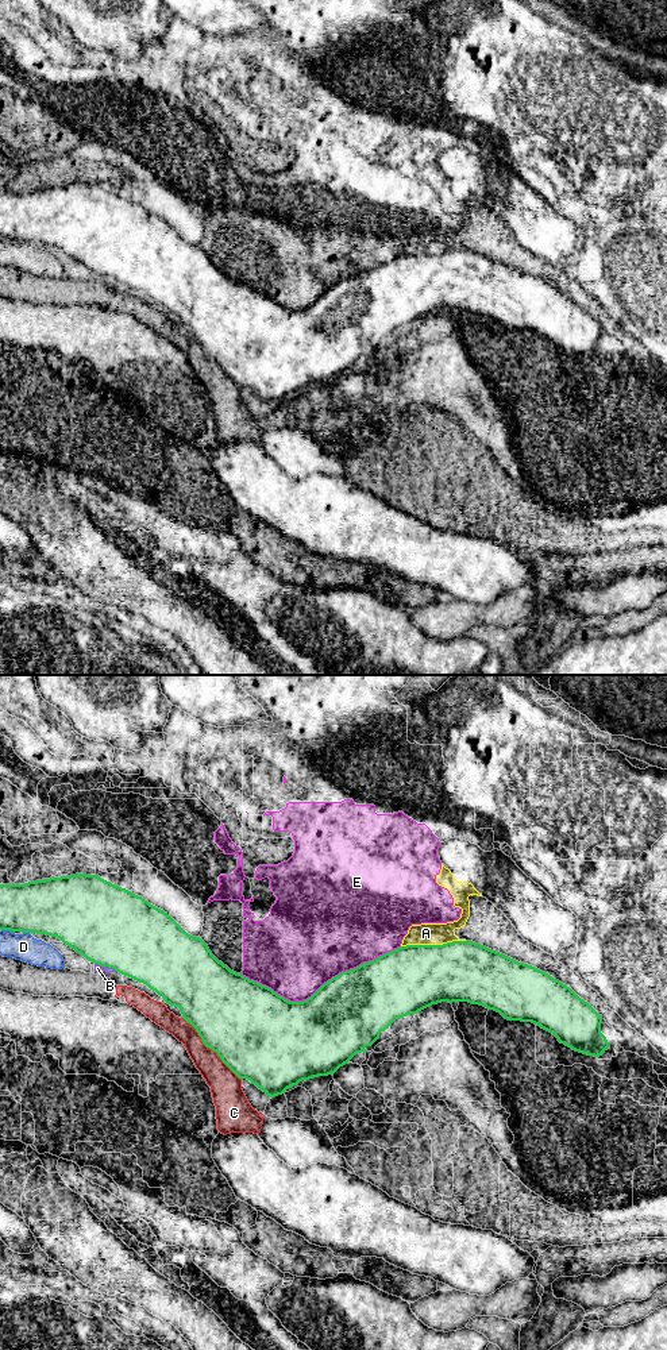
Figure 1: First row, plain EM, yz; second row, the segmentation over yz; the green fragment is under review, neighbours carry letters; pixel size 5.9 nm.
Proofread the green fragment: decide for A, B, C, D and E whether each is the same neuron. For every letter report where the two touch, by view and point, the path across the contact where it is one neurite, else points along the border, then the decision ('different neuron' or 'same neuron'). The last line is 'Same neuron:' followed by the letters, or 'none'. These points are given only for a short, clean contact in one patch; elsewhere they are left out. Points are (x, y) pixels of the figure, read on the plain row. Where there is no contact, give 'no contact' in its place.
A: meets green in yz at (432, 254); different neuron
B: meets green in yz at (105, 274); different neuron
C: meets green in yz at (211, 357); different neuron
D: meets green in yz at (8, 238); border along yz (2, 238), (8, 238), (14, 242); different neuron
E: meets green in yz at (322, 294); different neuron
Same neuron: none

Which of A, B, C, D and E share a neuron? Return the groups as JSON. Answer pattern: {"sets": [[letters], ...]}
{"sets": [["A", "E"], ["B", "D"], ["C"]]}

